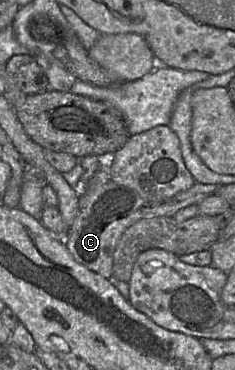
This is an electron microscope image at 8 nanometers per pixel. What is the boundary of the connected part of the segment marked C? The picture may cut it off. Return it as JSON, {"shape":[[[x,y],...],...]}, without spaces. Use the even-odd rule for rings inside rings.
{"shape":[[[112,180],[104,183],[90,183],[79,194],[78,212],[68,230],[65,245],[73,258],[87,269],[105,279],[112,278],[113,253],[124,231],[142,218],[173,217],[180,209],[198,204],[208,196],[214,195],[217,185],[195,182],[188,190],[162,201],[148,201],[134,190],[118,185]]]}

